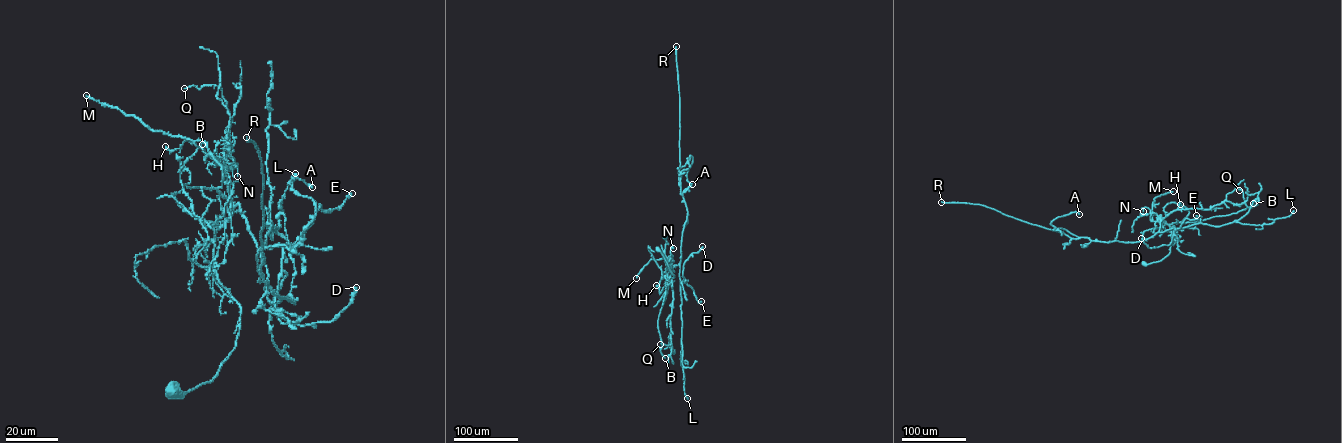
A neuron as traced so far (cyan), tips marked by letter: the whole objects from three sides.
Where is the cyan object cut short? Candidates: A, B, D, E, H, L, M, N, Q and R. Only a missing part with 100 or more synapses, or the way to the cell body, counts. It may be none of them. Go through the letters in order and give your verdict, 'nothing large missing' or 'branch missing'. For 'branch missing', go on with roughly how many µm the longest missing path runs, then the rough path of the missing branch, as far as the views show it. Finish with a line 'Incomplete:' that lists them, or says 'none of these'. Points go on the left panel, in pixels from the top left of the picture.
A: nothing large missing
B: nothing large missing
D: nothing large missing
E: nothing large missing
H: nothing large missing
L: nothing large missing
M: nothing large missing
N: nothing large missing
Q: nothing large missing
R: branch missing; missing 300 µm
Incomplete: R

